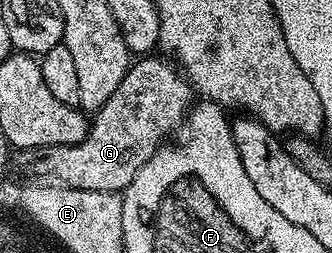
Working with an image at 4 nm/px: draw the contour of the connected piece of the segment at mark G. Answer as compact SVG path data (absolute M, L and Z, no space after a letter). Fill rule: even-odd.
M159 54L144 55L132 63L121 78L121 86L94 113L81 142L20 151L19 164L31 178L56 188L122 193L137 170L168 143L167 135L182 129L193 107L191 96L193 89L186 76L170 59Z

